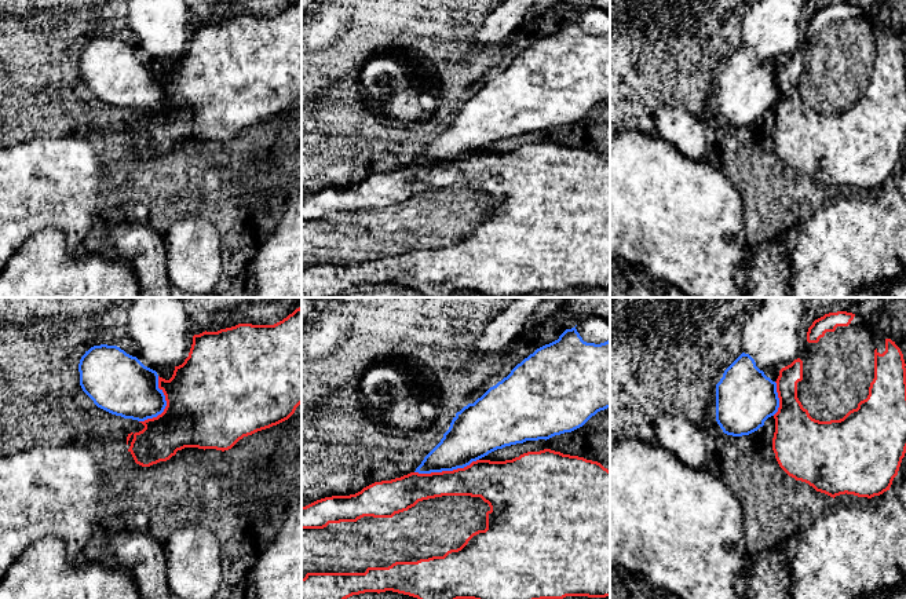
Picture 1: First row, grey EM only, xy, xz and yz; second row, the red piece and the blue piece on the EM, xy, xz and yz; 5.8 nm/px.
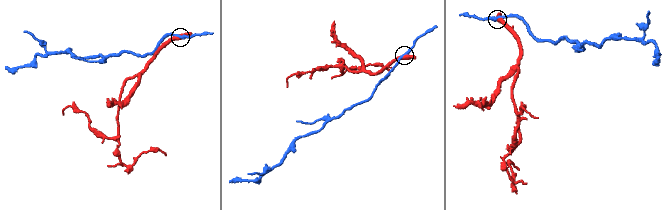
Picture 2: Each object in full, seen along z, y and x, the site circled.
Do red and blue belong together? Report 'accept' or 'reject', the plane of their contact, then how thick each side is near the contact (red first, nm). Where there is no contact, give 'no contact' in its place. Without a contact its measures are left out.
reject; meets red in xz; 220 nm thick on the red side, 280 nm on the other

